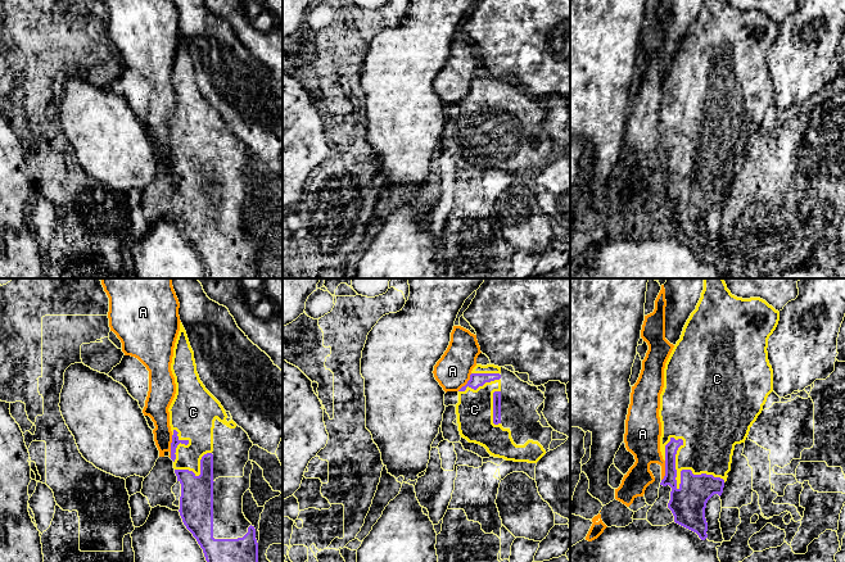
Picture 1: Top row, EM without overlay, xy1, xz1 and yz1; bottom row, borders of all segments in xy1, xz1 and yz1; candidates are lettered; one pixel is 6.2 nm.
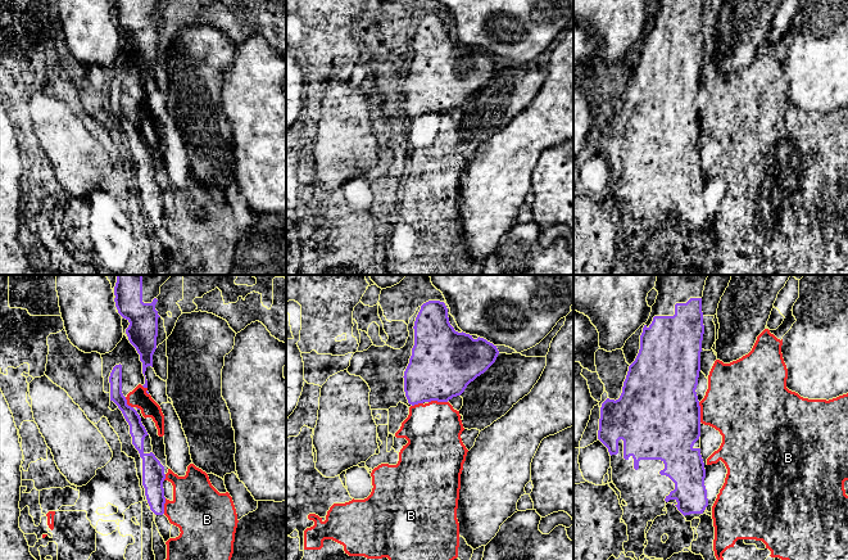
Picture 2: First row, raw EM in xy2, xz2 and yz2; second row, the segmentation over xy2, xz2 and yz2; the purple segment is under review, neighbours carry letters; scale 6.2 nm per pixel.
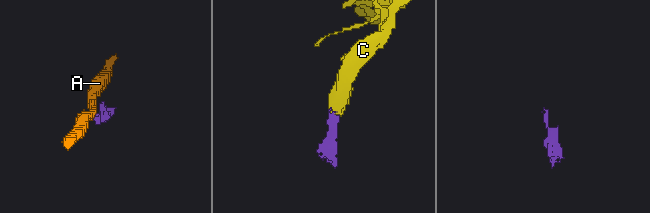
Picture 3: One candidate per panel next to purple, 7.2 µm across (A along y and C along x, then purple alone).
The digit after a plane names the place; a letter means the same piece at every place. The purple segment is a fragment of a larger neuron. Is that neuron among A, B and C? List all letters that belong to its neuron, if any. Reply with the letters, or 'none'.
C

